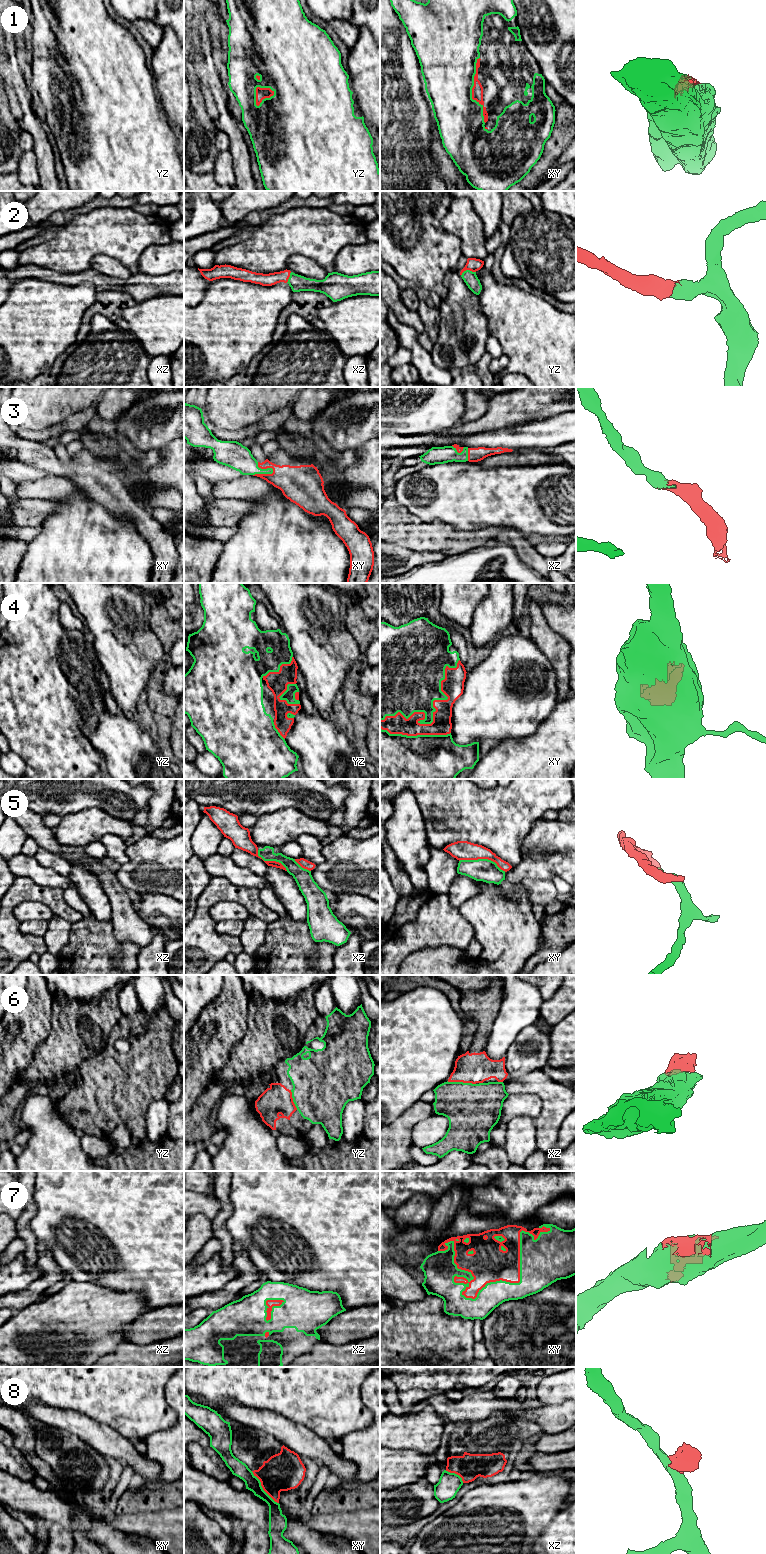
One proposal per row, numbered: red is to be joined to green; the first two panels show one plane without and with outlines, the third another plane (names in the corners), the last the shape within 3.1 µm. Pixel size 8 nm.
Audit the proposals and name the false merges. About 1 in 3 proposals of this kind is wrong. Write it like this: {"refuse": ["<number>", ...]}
{"refuse": ["5", "8"]}

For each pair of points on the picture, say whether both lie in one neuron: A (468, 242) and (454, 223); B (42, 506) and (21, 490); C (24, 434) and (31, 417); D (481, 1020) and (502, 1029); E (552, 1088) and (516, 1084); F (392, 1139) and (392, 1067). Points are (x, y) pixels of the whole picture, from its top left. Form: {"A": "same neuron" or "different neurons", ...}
{"A": "same neuron", "B": "same neuron", "C": "different neurons", "D": "different neurons", "E": "same neuron", "F": "different neurons"}

